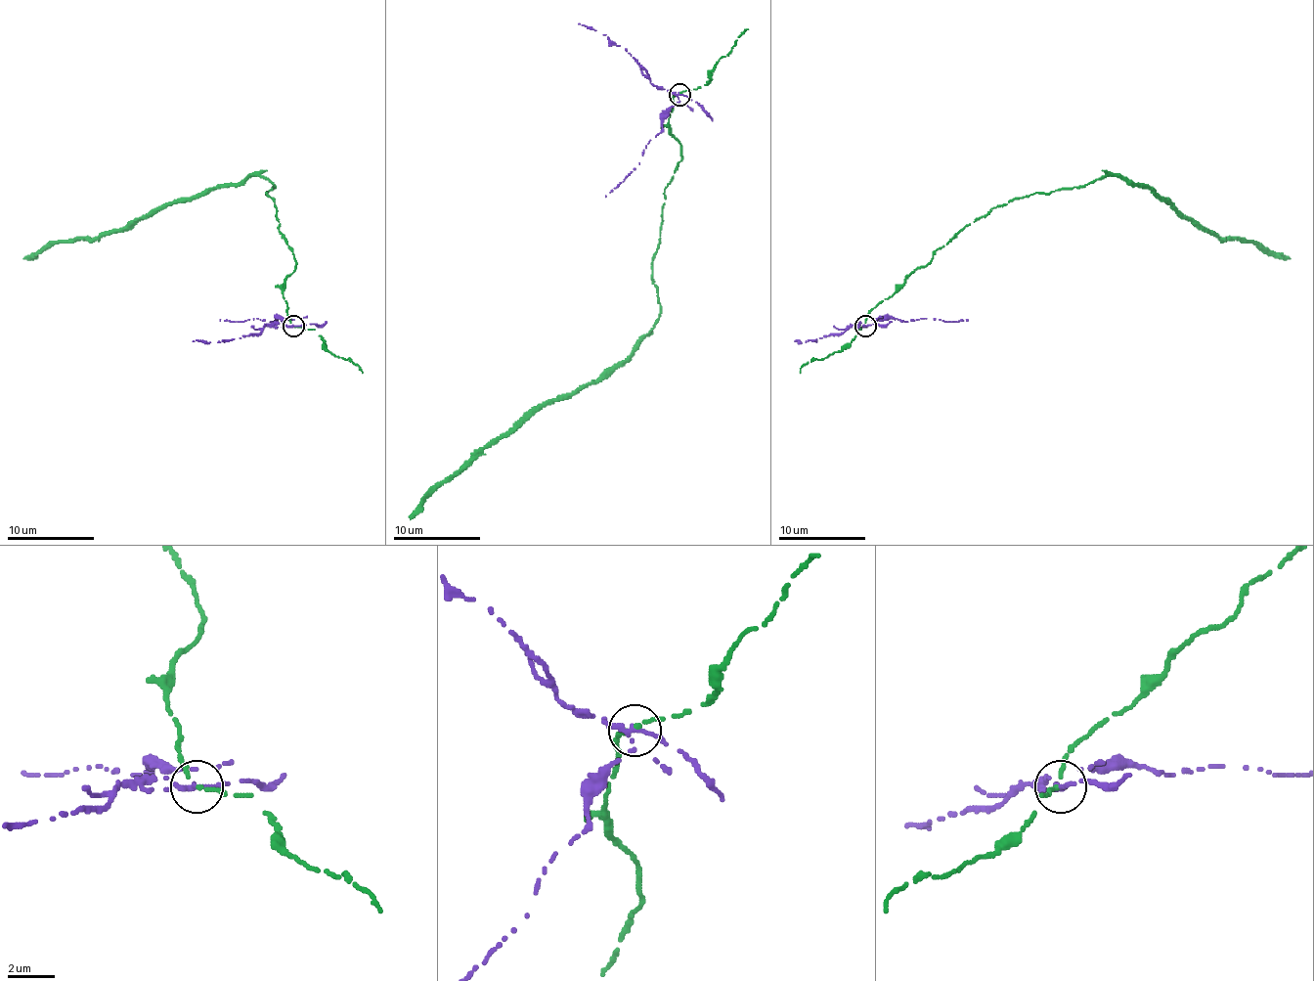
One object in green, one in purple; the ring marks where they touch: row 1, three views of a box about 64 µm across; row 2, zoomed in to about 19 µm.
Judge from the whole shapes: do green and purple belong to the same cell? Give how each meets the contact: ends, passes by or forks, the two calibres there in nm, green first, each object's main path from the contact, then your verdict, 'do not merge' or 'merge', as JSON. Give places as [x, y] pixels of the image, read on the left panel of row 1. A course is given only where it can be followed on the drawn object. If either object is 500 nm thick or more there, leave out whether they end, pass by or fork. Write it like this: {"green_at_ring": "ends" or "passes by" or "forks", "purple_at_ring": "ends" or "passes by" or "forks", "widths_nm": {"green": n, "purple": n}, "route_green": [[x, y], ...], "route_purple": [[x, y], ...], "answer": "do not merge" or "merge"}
{"green_at_ring": "passes by", "purple_at_ring": "passes by", "widths_nm": {"green": 150, "purple": 240}, "route_green": [[294, 326], [284, 299], [294, 253], [264, 177], [218, 184], [125, 228], [55, 241], [24, 258]], "route_purple": [[294, 326], [294, 319], [220, 319]], "answer": "do not merge"}

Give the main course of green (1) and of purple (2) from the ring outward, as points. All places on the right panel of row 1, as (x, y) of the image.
1: (864, 326), (932, 253), (992, 208), (1102, 177), (1145, 184), (1200, 228), (1291, 258)
2: (864, 326), (869, 326), (871, 319), (967, 319)

